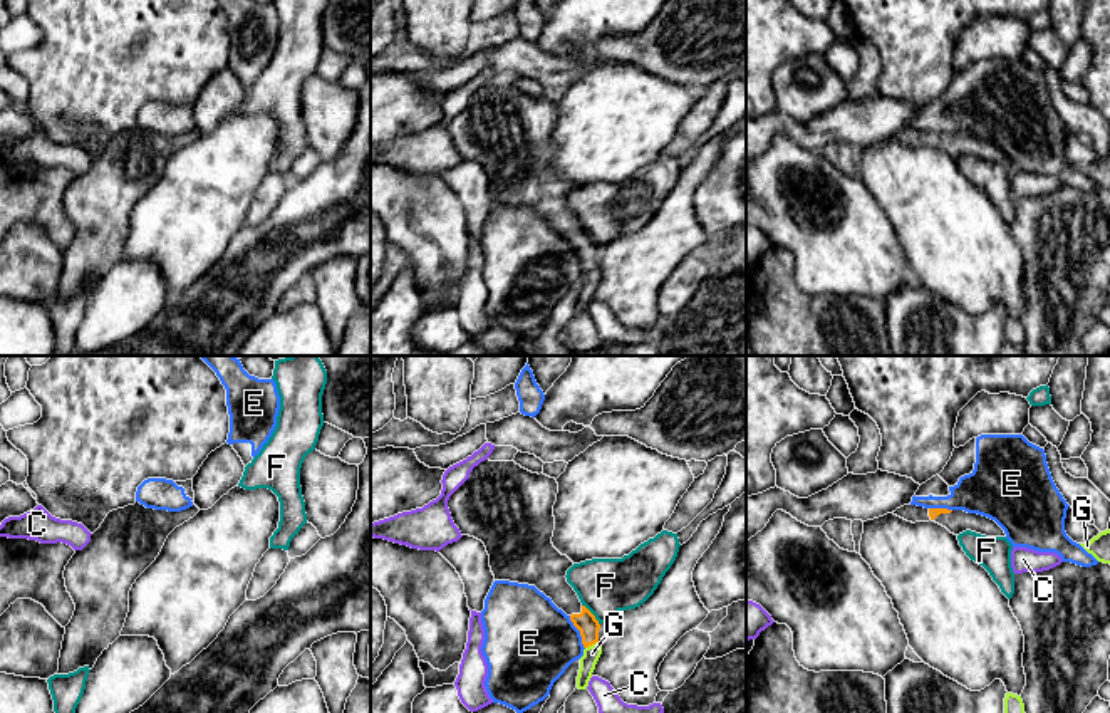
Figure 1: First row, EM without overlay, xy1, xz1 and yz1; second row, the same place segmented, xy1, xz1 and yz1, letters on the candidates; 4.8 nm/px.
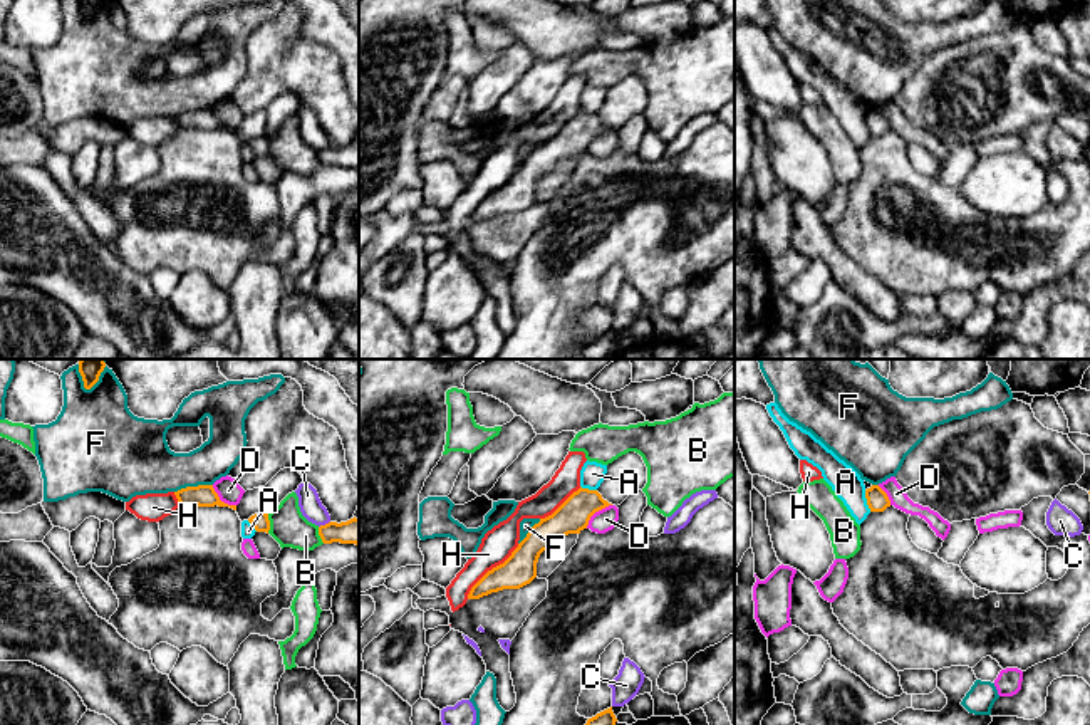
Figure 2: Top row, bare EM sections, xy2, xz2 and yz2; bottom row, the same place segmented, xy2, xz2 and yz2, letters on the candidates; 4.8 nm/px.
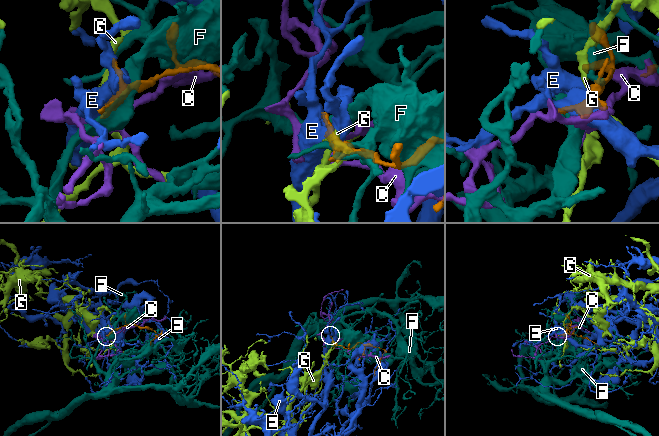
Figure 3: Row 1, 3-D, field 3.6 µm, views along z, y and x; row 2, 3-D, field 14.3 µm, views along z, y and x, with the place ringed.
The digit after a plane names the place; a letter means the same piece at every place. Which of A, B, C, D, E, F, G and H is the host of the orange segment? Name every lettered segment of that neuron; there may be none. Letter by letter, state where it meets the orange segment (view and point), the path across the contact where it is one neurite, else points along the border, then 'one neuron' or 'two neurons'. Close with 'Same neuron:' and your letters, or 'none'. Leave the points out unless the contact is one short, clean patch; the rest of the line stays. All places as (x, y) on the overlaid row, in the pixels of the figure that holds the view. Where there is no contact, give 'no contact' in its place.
A: contact yz2 (867, 500); two neurons
B: contact xy2 (269, 524); two neurons
C: contact xy2 (326, 524); two neurons
D: contact xz2 (596, 511); two neurons
E: contact xz1 (580, 633); two neurons
F: contact xy2 (193, 487); two neurons
G: contact xz1 (591, 645); border xz1 (597, 641), (586, 648); two neurons
H: contact xz2 (492, 569); two neurons
Same neuron: none

